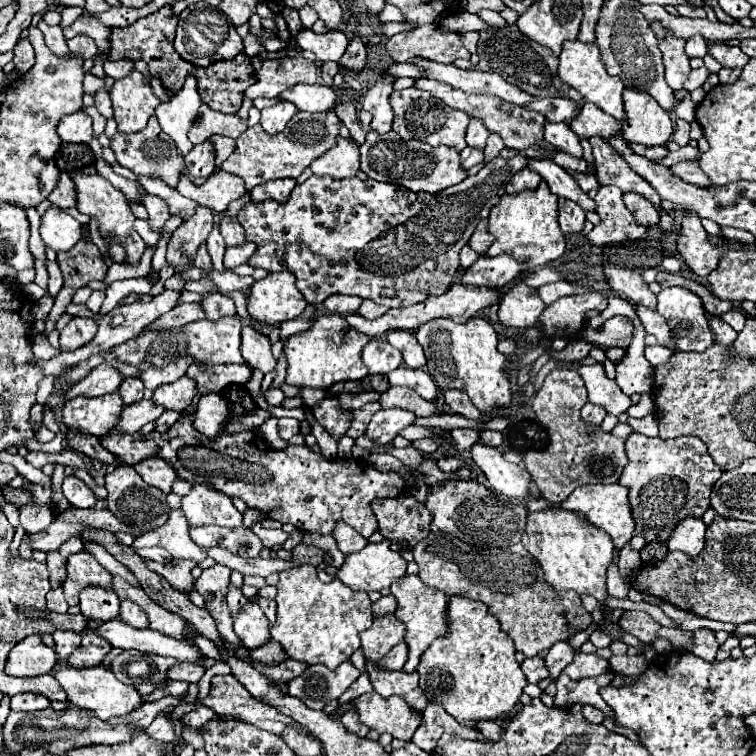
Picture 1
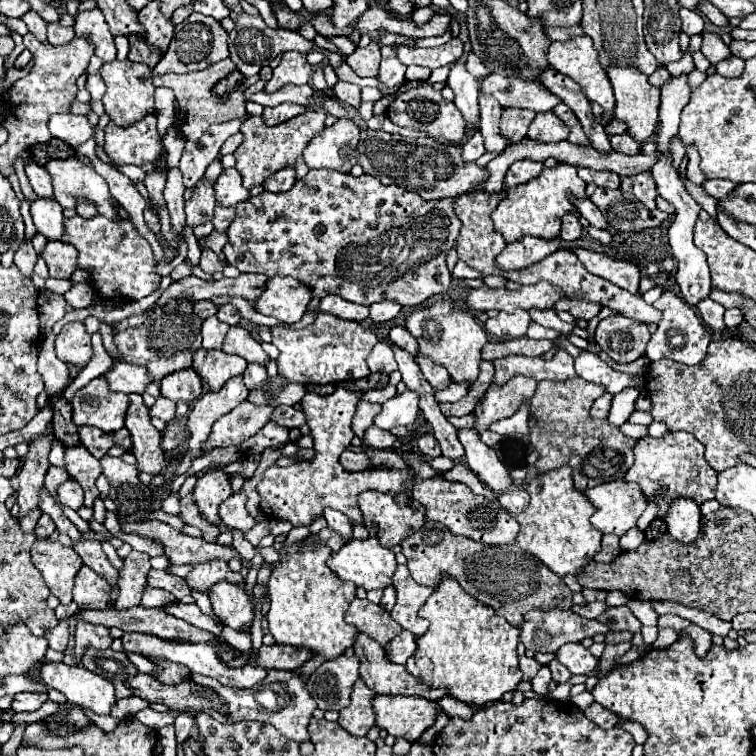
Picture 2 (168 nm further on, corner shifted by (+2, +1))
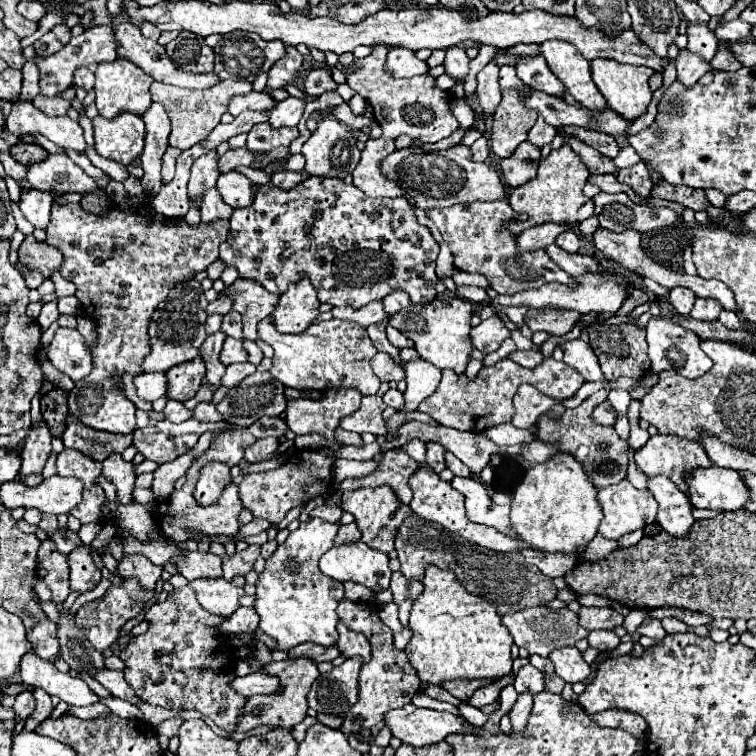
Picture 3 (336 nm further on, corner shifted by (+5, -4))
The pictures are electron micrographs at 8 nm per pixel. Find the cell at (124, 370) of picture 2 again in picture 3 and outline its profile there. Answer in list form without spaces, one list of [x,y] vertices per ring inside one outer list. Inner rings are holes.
[[[143,372],[143,374],[137,374],[133,378],[133,384],[137,388],[137,396],[147,400],[147,402],[153,402],[161,396],[165,396],[165,388],[167,388],[167,378],[163,372]]]

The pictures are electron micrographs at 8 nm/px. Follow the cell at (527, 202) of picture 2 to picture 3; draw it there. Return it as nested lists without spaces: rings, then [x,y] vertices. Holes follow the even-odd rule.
[[[563,144],[559,150],[551,150],[551,154],[539,162],[537,176],[533,180],[529,180],[527,184],[513,188],[509,192],[511,208],[517,214],[527,214],[527,220],[513,218],[511,222],[507,222],[507,230],[511,234],[519,236],[523,230],[541,226],[547,222],[577,224],[577,222],[583,222],[585,218],[593,216],[593,202],[591,202],[591,198],[583,196],[583,186],[585,186],[587,178],[589,178],[587,166],[567,144]]]

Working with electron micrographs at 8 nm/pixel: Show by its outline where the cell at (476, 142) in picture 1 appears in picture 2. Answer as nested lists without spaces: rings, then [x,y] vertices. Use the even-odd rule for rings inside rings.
[[[458,61],[452,65],[450,73],[448,73],[448,85],[452,87],[452,91],[456,93],[456,107],[460,109],[460,113],[466,117],[468,125],[476,123],[480,119],[480,109],[478,109],[478,81],[476,77],[472,77],[464,63]]]

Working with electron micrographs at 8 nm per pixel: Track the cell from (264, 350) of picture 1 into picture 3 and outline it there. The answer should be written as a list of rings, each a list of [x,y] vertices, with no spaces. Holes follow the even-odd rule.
[[[225,338],[225,344],[223,344],[223,350],[221,350],[221,358],[219,358],[225,366],[229,366],[233,362],[247,362],[247,358],[249,358],[249,354],[243,348],[243,340]]]

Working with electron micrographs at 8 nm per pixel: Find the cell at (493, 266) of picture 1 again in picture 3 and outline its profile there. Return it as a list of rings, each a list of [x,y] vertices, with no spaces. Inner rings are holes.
[[[545,224],[545,226],[535,226],[525,230],[523,234],[517,236],[517,250],[519,254],[525,252],[535,252],[535,250],[545,250],[549,244],[555,242],[555,238],[567,230],[567,226],[559,226],[559,224]]]

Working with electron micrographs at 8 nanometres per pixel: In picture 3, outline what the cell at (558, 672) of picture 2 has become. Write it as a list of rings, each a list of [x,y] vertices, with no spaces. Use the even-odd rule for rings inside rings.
[[[535,606],[535,608],[523,608],[515,614],[503,616],[501,622],[507,626],[507,630],[511,632],[515,644],[519,648],[527,648],[529,654],[539,654],[539,656],[529,656],[529,662],[539,668],[543,674],[551,674],[553,666],[549,658],[541,658],[541,656],[549,656],[553,650],[563,648],[563,646],[573,646],[575,642],[579,642],[581,638],[587,638],[587,630],[579,624],[579,616],[575,612],[571,612],[569,608],[561,608],[561,610],[553,610],[547,606]]]

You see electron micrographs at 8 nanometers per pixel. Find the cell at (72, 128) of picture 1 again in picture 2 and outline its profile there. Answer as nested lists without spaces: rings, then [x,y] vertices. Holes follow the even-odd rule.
[[[52,115],[50,117],[50,133],[56,139],[62,139],[68,145],[80,145],[92,137],[92,127],[86,115]]]

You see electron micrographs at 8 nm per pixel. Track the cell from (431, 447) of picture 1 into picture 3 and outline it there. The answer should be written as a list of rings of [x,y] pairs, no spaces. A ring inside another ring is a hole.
[[[427,442],[427,460],[425,460],[425,464],[427,464],[429,468],[433,468],[435,472],[441,472],[441,470],[445,468],[445,458],[443,458],[443,454],[445,454],[445,448],[443,448],[441,444],[437,444],[437,442]]]

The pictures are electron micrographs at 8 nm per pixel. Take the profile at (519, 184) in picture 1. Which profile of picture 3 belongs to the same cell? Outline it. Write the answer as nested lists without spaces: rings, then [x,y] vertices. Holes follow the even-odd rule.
[[[521,142],[515,152],[501,160],[501,172],[503,180],[509,188],[517,188],[537,176],[537,166],[539,166],[541,154],[537,146],[531,146],[529,142]]]

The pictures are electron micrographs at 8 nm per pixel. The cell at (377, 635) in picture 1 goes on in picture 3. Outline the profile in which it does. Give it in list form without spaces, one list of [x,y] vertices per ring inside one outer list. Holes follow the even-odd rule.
[[[339,602],[337,614],[345,626],[355,632],[361,632],[371,642],[371,662],[361,668],[359,674],[359,700],[345,716],[343,726],[339,728],[347,738],[359,736],[363,728],[371,728],[383,720],[383,714],[393,708],[401,708],[411,702],[411,698],[419,692],[421,684],[411,670],[407,670],[407,654],[395,650],[393,646],[393,632],[379,620],[379,606],[375,602]]]

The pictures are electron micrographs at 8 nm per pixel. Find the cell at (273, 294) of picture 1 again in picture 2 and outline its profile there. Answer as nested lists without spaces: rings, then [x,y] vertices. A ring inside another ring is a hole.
[[[272,277],[266,283],[262,297],[256,301],[256,311],[276,317],[280,323],[296,323],[308,309],[312,289],[294,277]]]

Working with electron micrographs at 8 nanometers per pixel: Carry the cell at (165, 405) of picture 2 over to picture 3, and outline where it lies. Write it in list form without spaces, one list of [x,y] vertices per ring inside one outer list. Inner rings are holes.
[[[167,400],[167,406],[163,408],[163,416],[169,422],[183,422],[183,420],[189,420],[191,418],[191,410],[187,410],[177,400]]]

